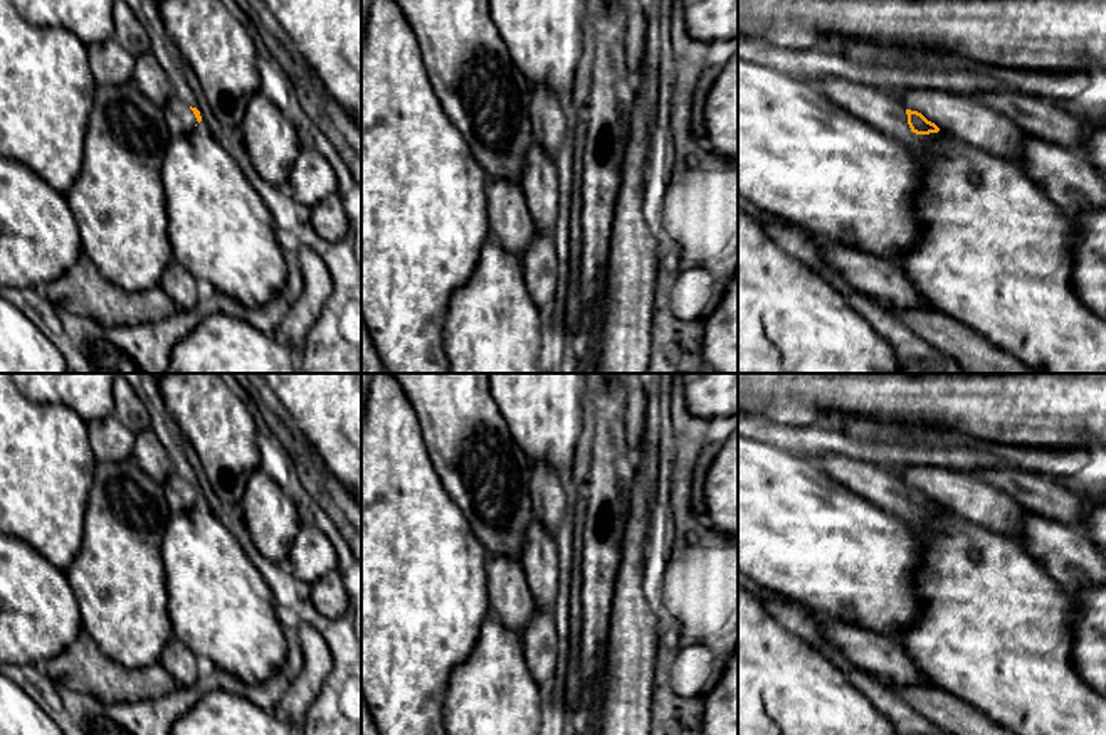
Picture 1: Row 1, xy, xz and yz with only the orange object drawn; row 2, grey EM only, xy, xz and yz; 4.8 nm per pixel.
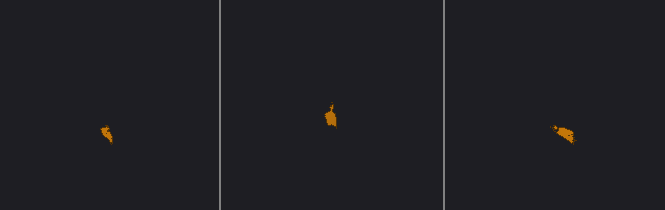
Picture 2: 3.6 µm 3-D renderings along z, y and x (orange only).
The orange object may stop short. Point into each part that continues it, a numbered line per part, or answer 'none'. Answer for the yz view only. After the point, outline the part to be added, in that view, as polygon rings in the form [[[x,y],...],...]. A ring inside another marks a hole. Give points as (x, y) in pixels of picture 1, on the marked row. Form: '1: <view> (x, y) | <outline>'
1: yz (879, 110) | [[[837,77],[822,79],[814,86],[830,101],[891,138],[904,141],[913,133],[906,108],[877,87]]]

